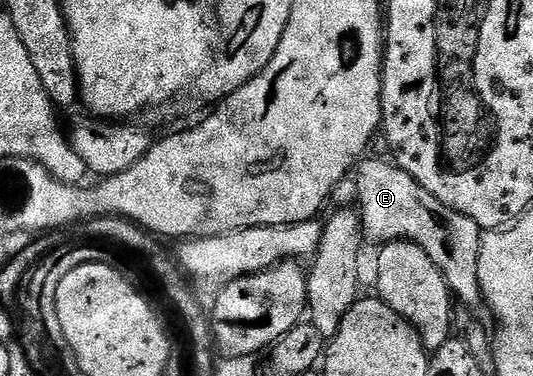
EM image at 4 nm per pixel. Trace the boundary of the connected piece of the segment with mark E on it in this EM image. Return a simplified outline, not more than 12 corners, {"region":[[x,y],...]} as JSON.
{"region":[[401,167],[354,169],[367,242],[407,239],[482,307],[482,229]]}

